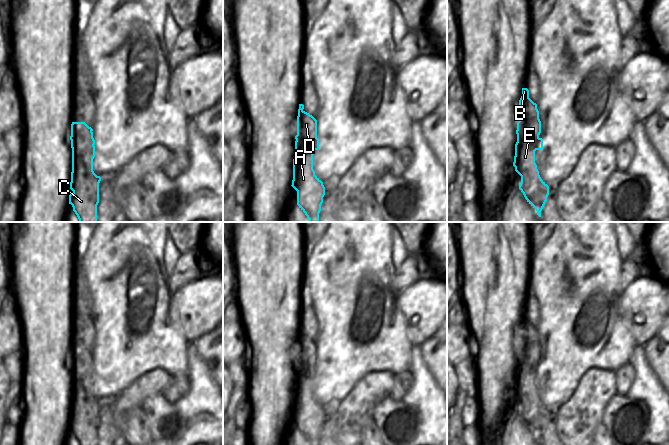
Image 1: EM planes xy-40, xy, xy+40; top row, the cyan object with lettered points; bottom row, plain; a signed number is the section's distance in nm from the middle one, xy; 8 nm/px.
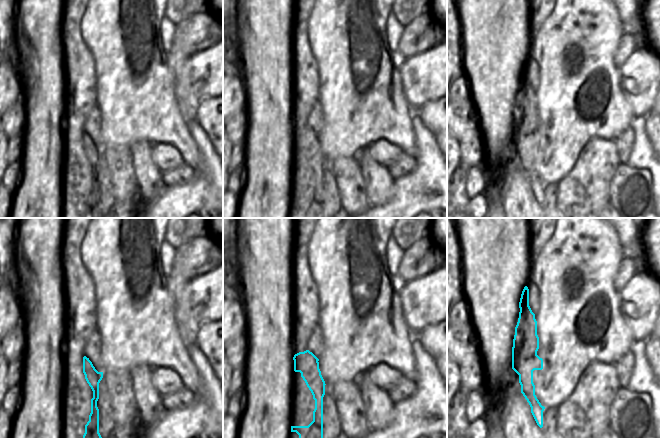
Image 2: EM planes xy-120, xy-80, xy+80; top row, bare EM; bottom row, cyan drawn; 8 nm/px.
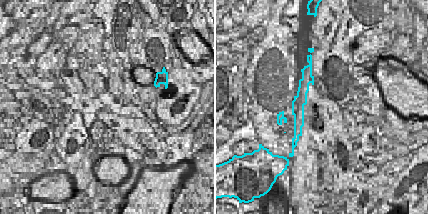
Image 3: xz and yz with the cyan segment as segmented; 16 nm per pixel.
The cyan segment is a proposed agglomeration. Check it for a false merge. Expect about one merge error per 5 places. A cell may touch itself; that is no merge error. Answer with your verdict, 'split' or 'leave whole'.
leave whole

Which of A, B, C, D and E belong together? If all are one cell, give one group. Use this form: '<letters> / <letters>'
A B C D E

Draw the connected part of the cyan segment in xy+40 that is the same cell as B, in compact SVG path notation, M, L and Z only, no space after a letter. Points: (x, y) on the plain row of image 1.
M522 312L513 390L521 400L519 413L539 441L549 419L549 410L541 403L535 387L535 375L543 373L540 357L541 345L537 328L529 322L529 314Z

